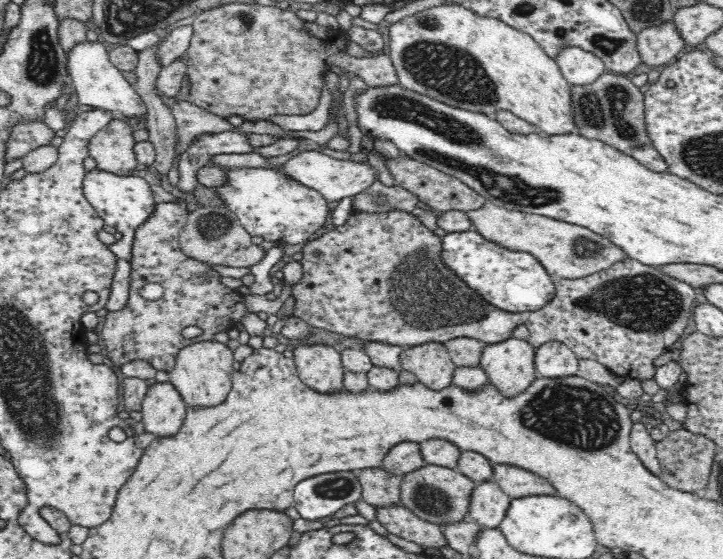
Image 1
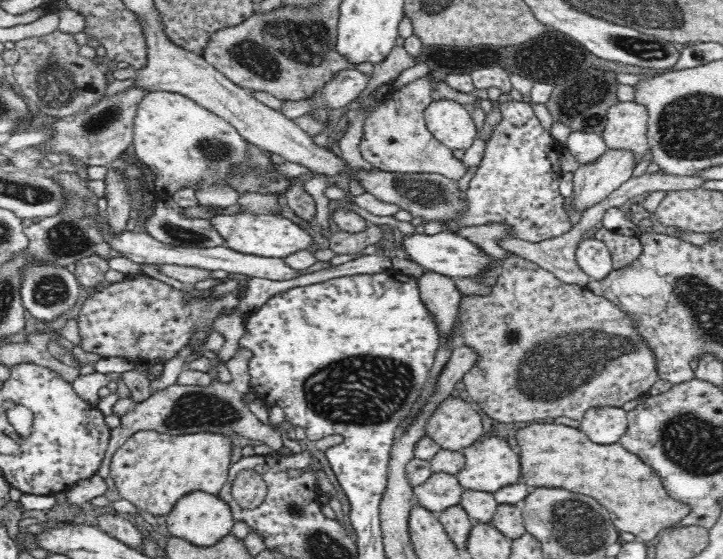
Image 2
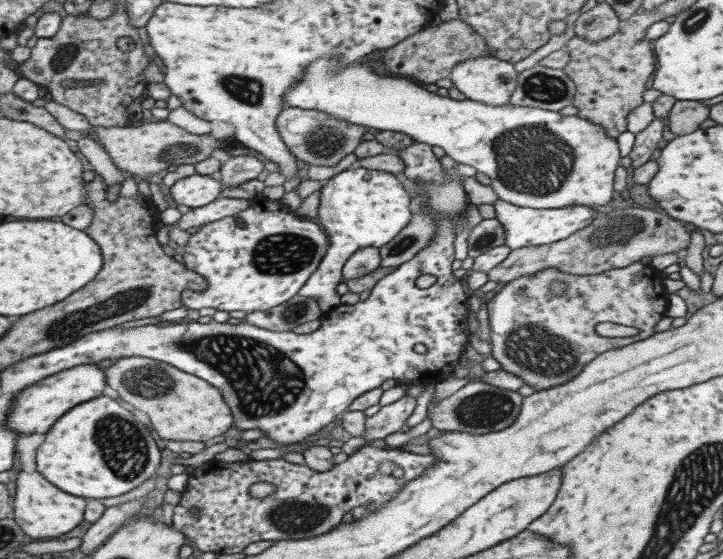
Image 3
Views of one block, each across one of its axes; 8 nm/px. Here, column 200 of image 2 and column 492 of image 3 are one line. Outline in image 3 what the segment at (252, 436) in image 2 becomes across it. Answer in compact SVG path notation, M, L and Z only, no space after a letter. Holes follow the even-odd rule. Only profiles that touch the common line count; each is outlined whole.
M477 381L468 382L453 392L450 396L438 401L433 400L433 395L426 405L426 417L431 422L431 428L439 432L463 432L469 435L488 434L508 428L516 420L522 403L522 397L517 391L508 391L501 388L494 388L489 384Z

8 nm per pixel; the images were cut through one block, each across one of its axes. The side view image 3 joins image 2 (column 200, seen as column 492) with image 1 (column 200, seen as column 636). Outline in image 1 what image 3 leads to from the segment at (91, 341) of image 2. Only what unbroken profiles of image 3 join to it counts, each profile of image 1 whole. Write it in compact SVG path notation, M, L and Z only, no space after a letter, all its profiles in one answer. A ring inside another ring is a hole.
M159 202L155 204L152 214L135 230L130 262L131 281L128 304L124 310L109 312L106 322L104 322L104 330L102 330L108 357L116 363L116 366L142 359L150 361L156 371L162 370L170 373L174 369L180 350L185 348L184 346L203 341L214 341L214 335L218 332L234 333L236 324L246 314L244 296L241 293L220 283L220 274L204 265L202 261L184 254L179 243L179 236L186 224L187 216L188 209L183 202ZM150 282L161 284L164 289L162 297L158 300L144 300L140 296L140 290L144 288L144 284L150 284ZM188 327L196 331L192 338L182 336L182 331Z

